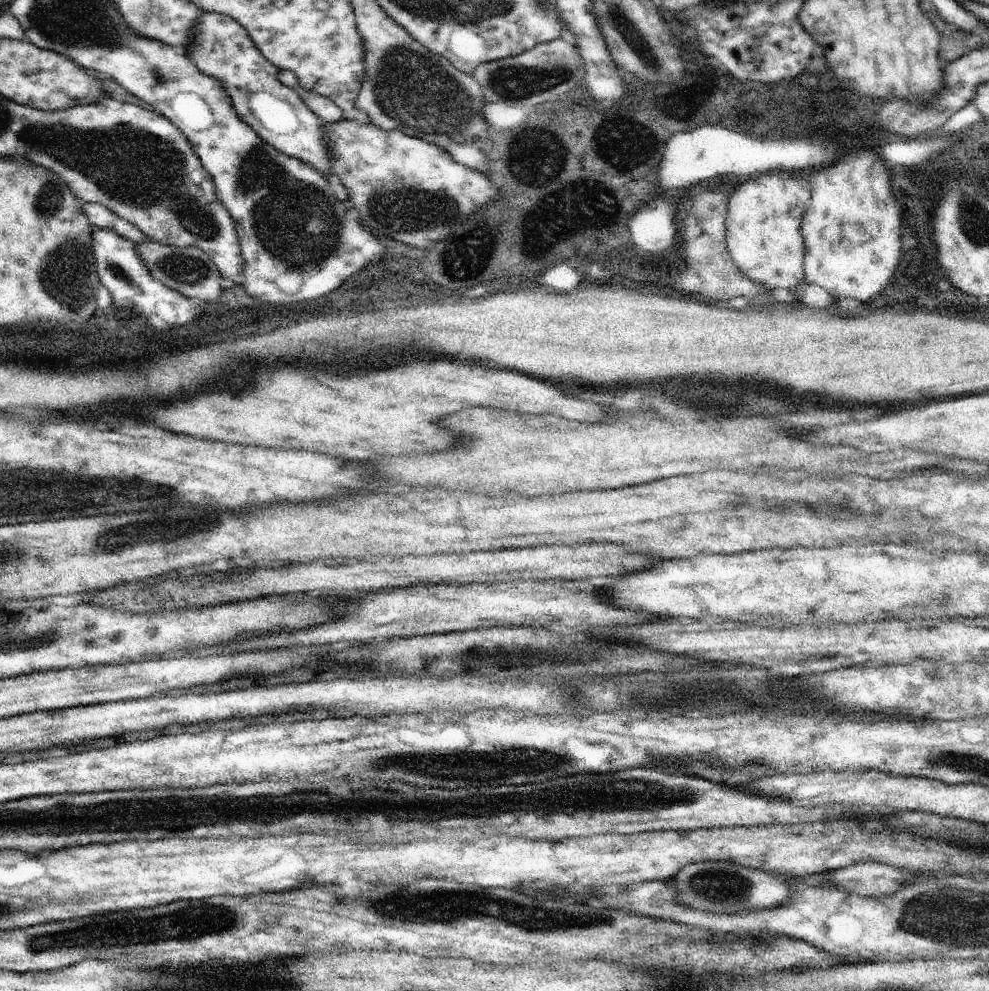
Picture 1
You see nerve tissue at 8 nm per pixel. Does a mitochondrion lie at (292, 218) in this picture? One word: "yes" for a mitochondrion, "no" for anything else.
yes

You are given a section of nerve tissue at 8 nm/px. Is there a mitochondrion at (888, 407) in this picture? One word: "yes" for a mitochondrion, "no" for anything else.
no

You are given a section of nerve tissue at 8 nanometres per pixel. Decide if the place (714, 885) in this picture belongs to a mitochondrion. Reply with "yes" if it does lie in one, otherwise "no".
yes

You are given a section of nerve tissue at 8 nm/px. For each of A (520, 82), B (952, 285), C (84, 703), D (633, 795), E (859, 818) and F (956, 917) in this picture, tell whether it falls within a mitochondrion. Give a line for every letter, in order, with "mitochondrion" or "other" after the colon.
A: mitochondrion
B: other
C: other
D: mitochondrion
E: other
F: mitochondrion

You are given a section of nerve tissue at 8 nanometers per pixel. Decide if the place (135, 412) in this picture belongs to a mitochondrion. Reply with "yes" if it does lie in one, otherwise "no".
no

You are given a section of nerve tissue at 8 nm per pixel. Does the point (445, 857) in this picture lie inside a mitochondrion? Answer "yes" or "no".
no

